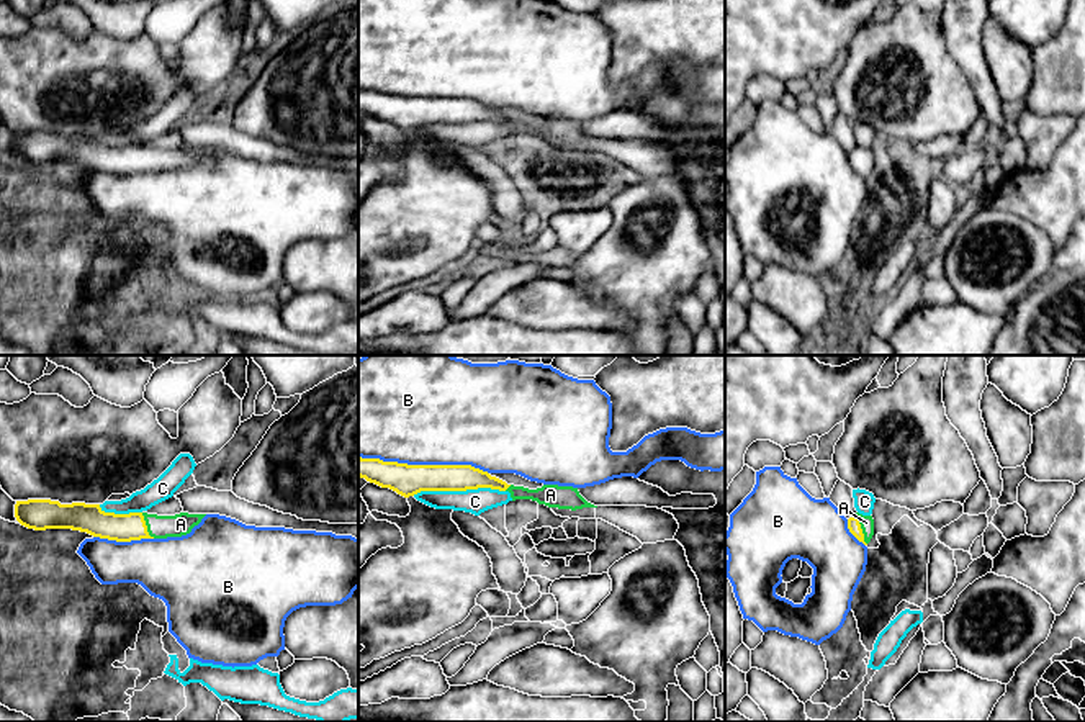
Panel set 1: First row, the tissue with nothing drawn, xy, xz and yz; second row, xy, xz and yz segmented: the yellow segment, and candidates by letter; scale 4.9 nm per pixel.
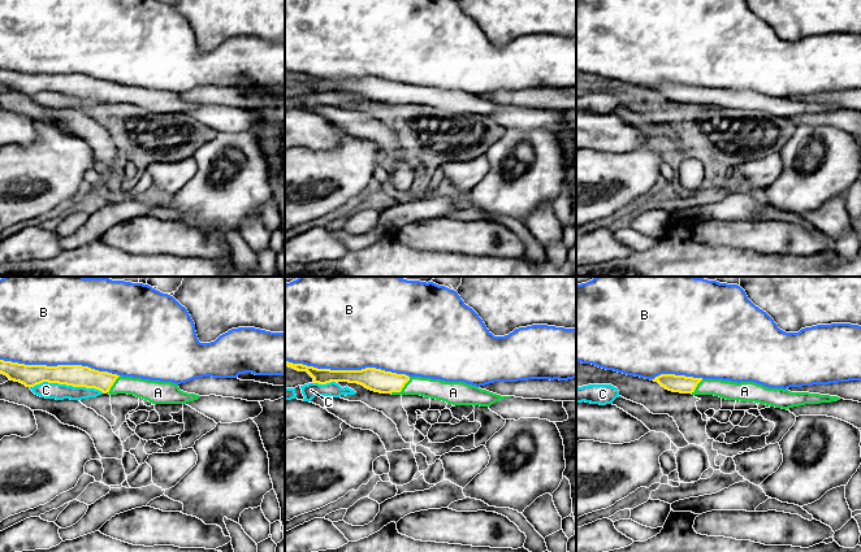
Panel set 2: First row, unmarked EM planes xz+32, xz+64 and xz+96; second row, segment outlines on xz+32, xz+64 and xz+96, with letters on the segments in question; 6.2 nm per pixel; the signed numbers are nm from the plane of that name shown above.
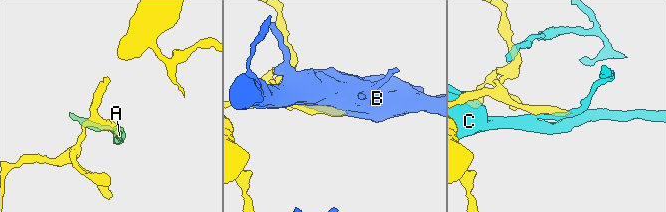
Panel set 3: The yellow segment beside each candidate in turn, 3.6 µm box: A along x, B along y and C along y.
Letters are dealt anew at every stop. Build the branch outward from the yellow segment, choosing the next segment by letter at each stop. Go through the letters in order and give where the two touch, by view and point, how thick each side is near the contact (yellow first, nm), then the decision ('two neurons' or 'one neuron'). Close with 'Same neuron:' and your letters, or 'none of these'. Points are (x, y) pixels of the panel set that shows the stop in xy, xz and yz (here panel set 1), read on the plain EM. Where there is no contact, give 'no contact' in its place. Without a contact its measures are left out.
A: meets yellow in yz at (861, 162); 60 nm thick on the yellow side, 70 nm on the other; one neuron
B: meets yellow in xz at (424, 99); 160 nm thick on the yellow side, 480 nm on the other; two neurons
C: meets yellow in xz at (459, 123); 150 nm thick on the yellow side, 120 nm on the other; two neurons
Same neuron: A

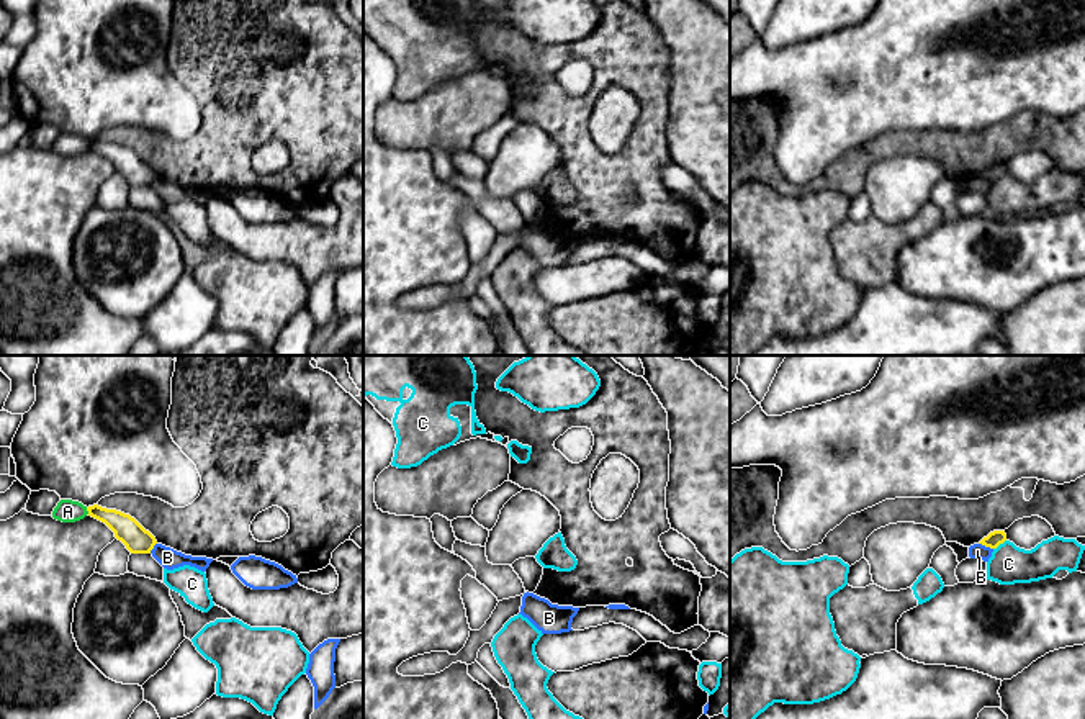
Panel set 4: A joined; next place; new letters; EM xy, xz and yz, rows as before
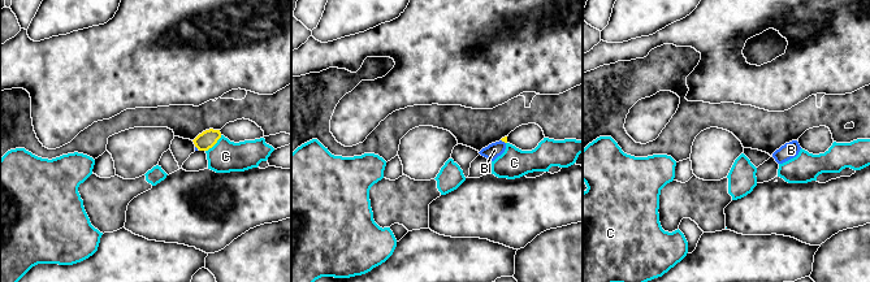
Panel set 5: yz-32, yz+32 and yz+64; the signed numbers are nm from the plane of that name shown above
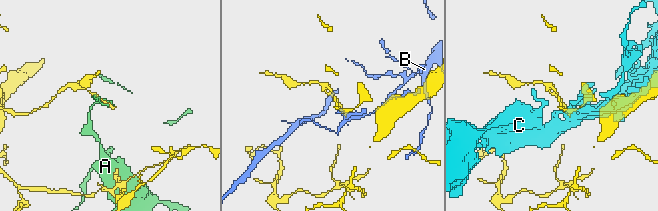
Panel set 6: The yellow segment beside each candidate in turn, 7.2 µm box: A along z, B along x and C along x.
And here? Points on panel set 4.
A: meets yellow in xy at (87, 143); 130 nm thick on the yellow side, 110 nm on the other; two neurons
B: meets yellow in yz at (985, 179); 80 nm thick on the yellow side, 80 nm on the other; two neurons
C: meets yellow in yz at (999, 177); 80 nm thick on the yellow side, 190 nm on the other; two neurons
Same neuron: none of these

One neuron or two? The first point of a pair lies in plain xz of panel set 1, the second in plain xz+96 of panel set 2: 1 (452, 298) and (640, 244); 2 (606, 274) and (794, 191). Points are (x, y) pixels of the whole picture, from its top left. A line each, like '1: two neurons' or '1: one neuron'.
1: two neurons
2: one neuron

